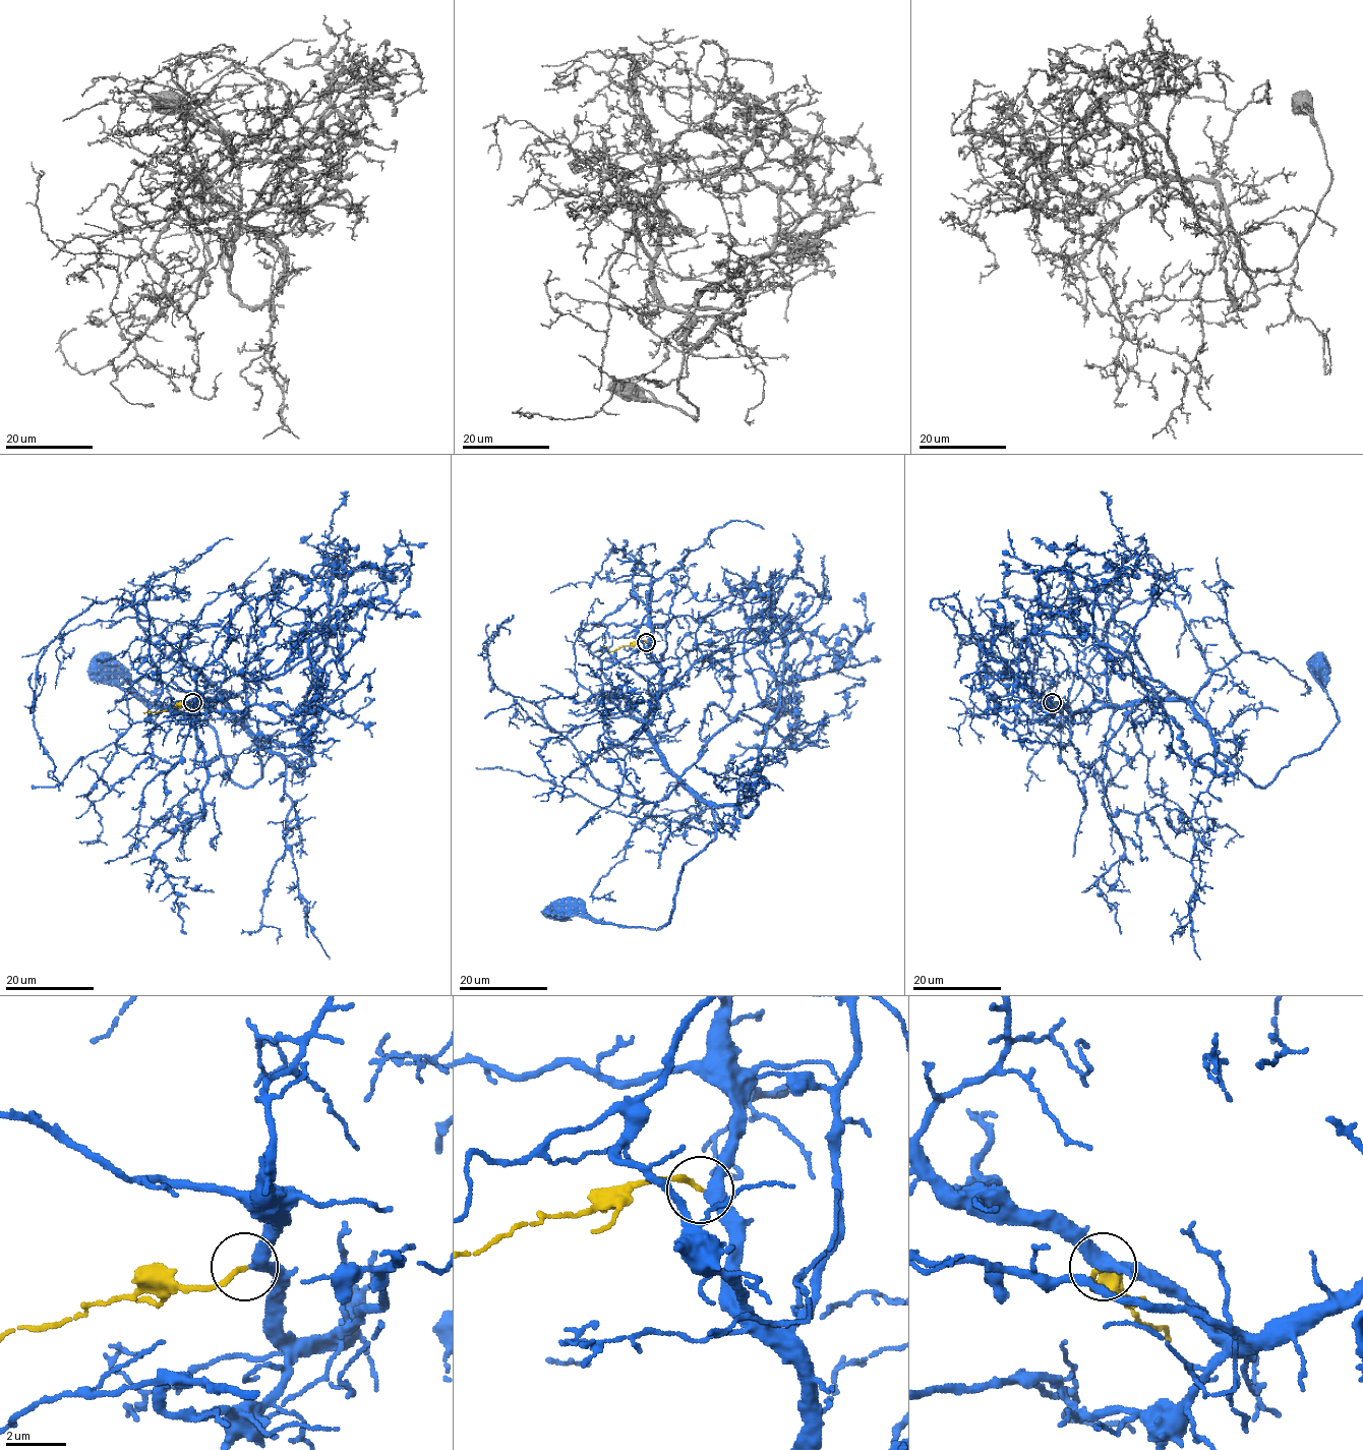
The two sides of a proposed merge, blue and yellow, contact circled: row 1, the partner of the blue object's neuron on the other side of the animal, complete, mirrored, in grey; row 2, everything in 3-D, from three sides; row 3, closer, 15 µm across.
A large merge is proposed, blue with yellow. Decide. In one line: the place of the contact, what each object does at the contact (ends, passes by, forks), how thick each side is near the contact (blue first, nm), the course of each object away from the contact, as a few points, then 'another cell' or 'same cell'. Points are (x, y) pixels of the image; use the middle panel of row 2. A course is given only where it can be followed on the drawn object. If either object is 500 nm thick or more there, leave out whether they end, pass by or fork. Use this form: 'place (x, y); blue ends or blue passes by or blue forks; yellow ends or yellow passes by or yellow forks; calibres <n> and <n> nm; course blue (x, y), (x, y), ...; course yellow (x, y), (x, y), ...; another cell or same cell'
place (646, 642); blue passes by; yellow ends; calibres 400 and 160 nm; course blue (646, 642), (660, 669), (647, 732), (711, 808), (716, 836), (683, 866), (657, 929), (560, 912); course yellow (646, 642), (633, 641), (629, 645), (603, 652), (605, 646); same cell

